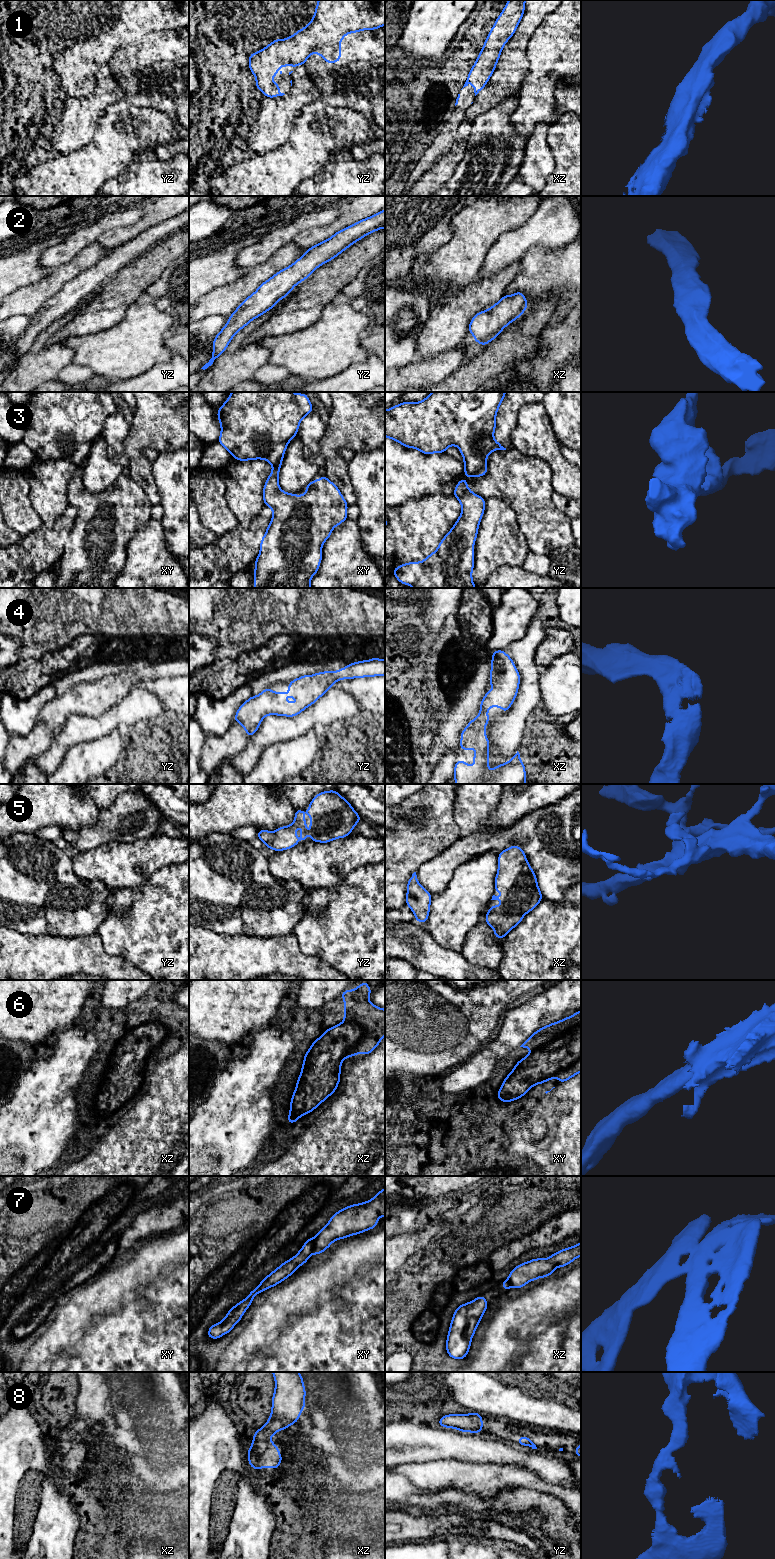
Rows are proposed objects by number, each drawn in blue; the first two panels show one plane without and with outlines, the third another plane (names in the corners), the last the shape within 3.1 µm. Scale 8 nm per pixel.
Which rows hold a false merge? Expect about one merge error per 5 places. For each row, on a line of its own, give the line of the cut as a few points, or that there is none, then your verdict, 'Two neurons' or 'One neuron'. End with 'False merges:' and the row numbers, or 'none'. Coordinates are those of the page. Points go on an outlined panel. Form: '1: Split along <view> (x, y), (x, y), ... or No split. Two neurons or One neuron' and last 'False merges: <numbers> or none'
1: No split. One neuron
2: No split. One neuron
3: No split. One neuron
4: No split. One neuron
5: No split. One neuron
6: No split. One neuron
7: Split along xy (312, 1239), (313, 1246). Two neurons
8: No split. One neuron
False merges: 7

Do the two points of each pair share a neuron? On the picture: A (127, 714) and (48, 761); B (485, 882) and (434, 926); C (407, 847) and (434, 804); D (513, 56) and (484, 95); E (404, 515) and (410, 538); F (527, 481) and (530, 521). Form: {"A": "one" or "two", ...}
{"A": "one", "B": "one", "C": "one", "D": "one", "E": "one", "F": "one"}

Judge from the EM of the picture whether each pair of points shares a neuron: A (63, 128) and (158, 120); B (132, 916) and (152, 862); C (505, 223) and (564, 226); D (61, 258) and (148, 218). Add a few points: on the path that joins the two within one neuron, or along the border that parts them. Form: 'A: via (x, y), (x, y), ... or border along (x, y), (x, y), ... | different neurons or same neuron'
A: border along (104, 115), (98, 121), (94, 137), (84, 145) | different neurons
B: border along (161, 868), (139, 886), (121, 888) | different neurons
C: border along (538, 207), (521, 224), (505, 231), (501, 235) | different neurons
D: border along (118, 227), (107, 230), (97, 240) | different neurons

